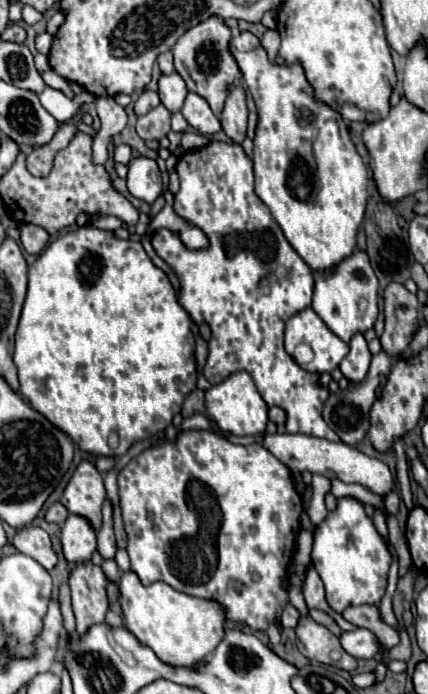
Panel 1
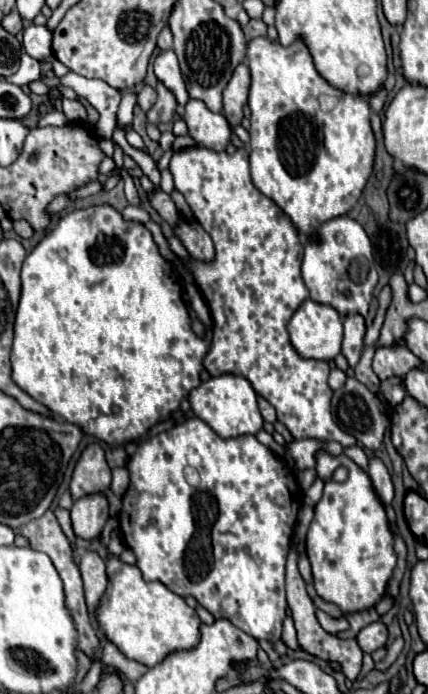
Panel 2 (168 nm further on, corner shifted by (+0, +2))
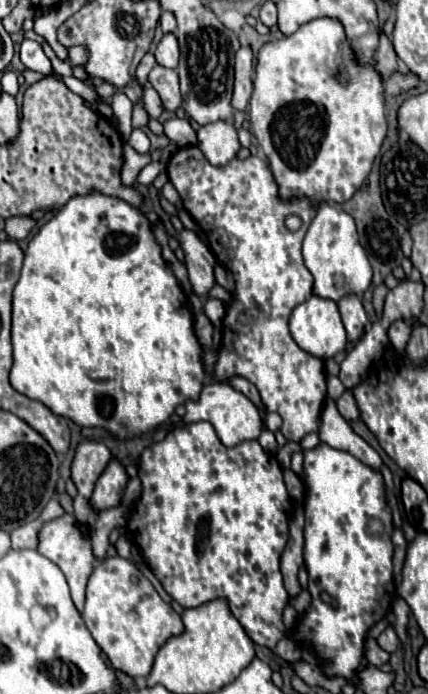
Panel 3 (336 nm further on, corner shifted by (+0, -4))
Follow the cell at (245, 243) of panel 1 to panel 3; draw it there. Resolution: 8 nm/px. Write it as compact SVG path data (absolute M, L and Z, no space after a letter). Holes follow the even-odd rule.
M181 147L175 151L167 165L169 181L175 185L177 193L181 195L185 209L191 213L191 217L199 223L199 227L207 233L207 241L211 251L217 255L217 261L223 263L235 279L235 293L233 293L233 305L227 307L227 313L223 317L223 339L219 349L219 361L215 365L215 379L225 381L231 375L241 375L247 381L251 381L265 405L265 411L277 411L283 419L281 433L289 441L301 441L307 433L317 431L317 415L321 415L321 403L327 395L325 385L325 365L321 361L319 371L319 359L307 351L303 351L289 333L289 315L291 311L303 303L309 295L313 295L313 275L303 263L301 257L301 241L305 237L305 231L315 215L315 203L307 197L291 197L281 199L277 181L261 157L251 155L249 159L233 159L225 167L211 165L197 147ZM287 215L301 217L303 225L299 231L291 233L285 229L283 221Z

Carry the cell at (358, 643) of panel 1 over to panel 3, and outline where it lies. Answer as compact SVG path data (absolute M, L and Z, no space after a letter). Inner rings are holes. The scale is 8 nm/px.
M387 627L387 629L385 629L381 635L379 635L377 643L381 645L381 649L385 649L385 651L393 653L393 651L397 649L397 645L399 645L399 639L397 639L395 629L393 629L393 627Z

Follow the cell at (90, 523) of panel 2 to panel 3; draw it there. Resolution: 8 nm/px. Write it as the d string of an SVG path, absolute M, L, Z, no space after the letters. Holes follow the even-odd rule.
M113 457L109 461L109 465L105 467L105 471L101 473L101 477L95 483L95 491L91 497L91 503L97 511L105 509L105 507L115 507L121 503L123 491L125 491L125 465L121 459Z

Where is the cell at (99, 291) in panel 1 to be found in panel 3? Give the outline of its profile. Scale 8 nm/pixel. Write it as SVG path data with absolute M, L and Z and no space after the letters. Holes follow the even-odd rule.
M91 191L89 195L75 195L71 197L57 213L51 217L39 233L29 241L25 251L25 261L21 269L21 277L13 291L13 367L9 373L13 389L19 393L45 403L55 415L69 417L77 425L83 427L103 427L119 439L131 439L141 433L155 429L157 425L165 423L177 405L185 403L187 399L197 399L203 387L203 361L201 353L203 347L195 337L193 331L193 315L187 307L187 295L183 293L181 285L177 283L171 267L161 257L161 245L157 243L149 219L119 197L109 197L99 191Z

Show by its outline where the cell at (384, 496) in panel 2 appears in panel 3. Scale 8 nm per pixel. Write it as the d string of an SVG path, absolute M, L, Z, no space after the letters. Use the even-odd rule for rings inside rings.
M331 397L325 399L323 411L321 411L321 425L319 425L317 435L323 443L351 453L361 463L365 463L373 469L381 467L381 457L377 455L377 451L351 429L351 425L337 411L335 401Z

